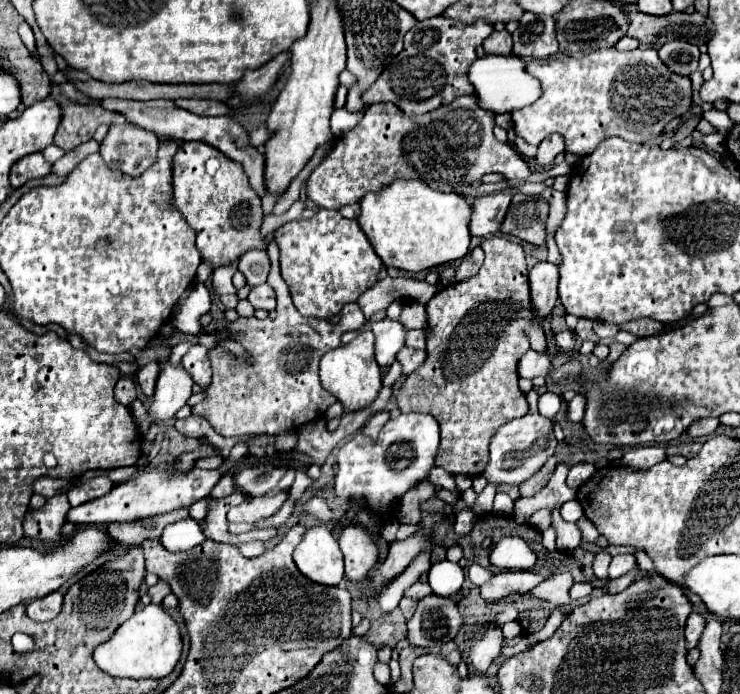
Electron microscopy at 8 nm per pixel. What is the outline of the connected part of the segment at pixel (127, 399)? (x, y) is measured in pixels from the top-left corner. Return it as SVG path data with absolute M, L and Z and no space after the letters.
M122 376L122 378L116 382L114 396L116 396L116 400L118 400L120 404L128 406L128 404L136 398L136 386L134 386L134 382L132 382L130 378L124 378L124 376Z

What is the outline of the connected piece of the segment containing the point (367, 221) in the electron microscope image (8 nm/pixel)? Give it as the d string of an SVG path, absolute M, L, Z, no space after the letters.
M394 180L392 184L384 186L380 192L368 192L360 200L358 224L386 266L394 266L408 272L422 272L426 268L448 264L466 256L470 248L470 232L468 232L470 214L472 214L472 206L468 198L460 194L436 192L420 180Z

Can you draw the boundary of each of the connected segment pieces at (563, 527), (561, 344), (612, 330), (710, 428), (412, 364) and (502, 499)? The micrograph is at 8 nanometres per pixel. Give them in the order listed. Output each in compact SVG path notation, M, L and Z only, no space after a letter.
M552 510L552 528L556 530L556 544L560 550L572 552L582 542L582 534L574 522L566 522L560 510Z
M570 330L558 332L558 334L554 336L554 340L556 340L556 346L558 346L558 348L562 348L562 350L572 350L572 348L574 348L574 344L576 344L574 334L572 334Z
M594 322L594 332L598 336L616 336L620 332L620 326L608 322Z
M700 418L696 422L690 424L690 428L686 430L690 436L706 436L706 434L712 434L716 428L718 428L718 418Z
M402 348L400 352L398 352L398 362L402 364L402 370L404 370L404 376L408 376L408 374L412 374L414 370L418 370L420 366L422 366L422 362L424 362L424 358L426 358L426 352L424 350L416 350L416 348Z
M496 494L494 498L494 512L496 514L512 514L514 510L514 500L508 494Z

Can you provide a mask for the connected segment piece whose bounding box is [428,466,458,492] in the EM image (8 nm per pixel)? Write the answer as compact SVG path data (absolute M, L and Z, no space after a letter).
M434 466L434 470L430 472L428 480L434 482L438 488L446 488L450 492L458 492L458 488L454 484L454 476L450 472L446 472L444 468L440 468L440 466Z

